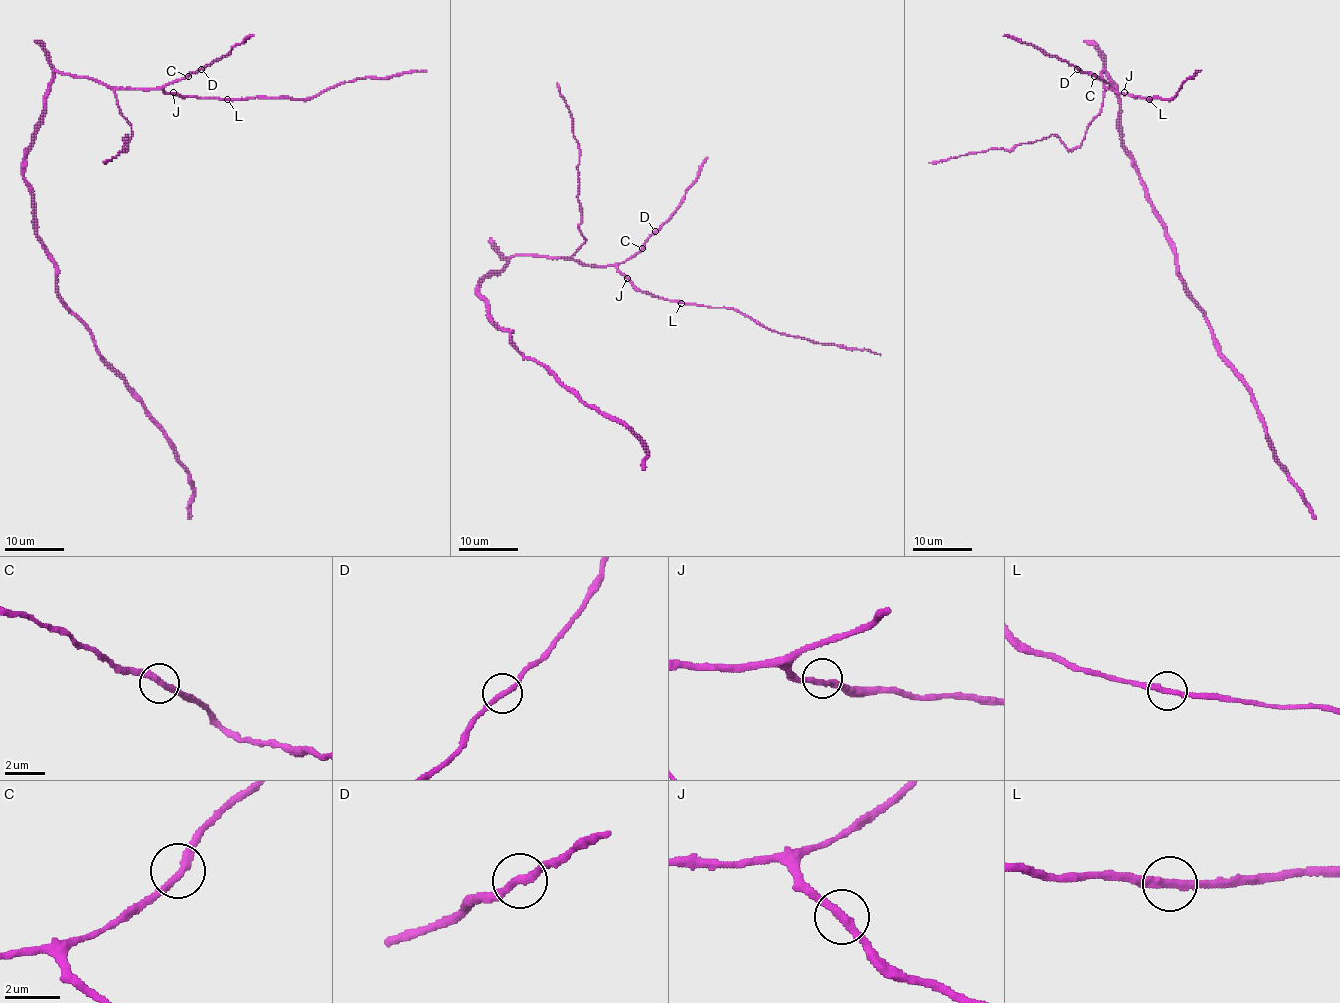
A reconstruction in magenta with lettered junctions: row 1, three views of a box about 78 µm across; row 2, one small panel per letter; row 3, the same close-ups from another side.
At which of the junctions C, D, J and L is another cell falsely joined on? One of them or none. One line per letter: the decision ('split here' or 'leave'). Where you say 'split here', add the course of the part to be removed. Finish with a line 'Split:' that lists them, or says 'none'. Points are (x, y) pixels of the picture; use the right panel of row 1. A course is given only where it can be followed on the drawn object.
C: leave
D: leave
J: leave
L: leave
Split: none

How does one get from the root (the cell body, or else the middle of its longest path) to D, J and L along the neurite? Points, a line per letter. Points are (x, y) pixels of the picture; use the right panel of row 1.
D: (1124, 142), (1119, 95), (1112, 79), (1104, 72), (1101, 75), (1106, 88), (1112, 88), (1077, 69)
J: (1124, 142), (1119, 95), (1112, 79), (1104, 72), (1101, 75), (1106, 88), (1124, 92)
L: (1124, 142), (1119, 95), (1112, 79), (1104, 72), (1101, 75), (1106, 88), (1149, 100)

